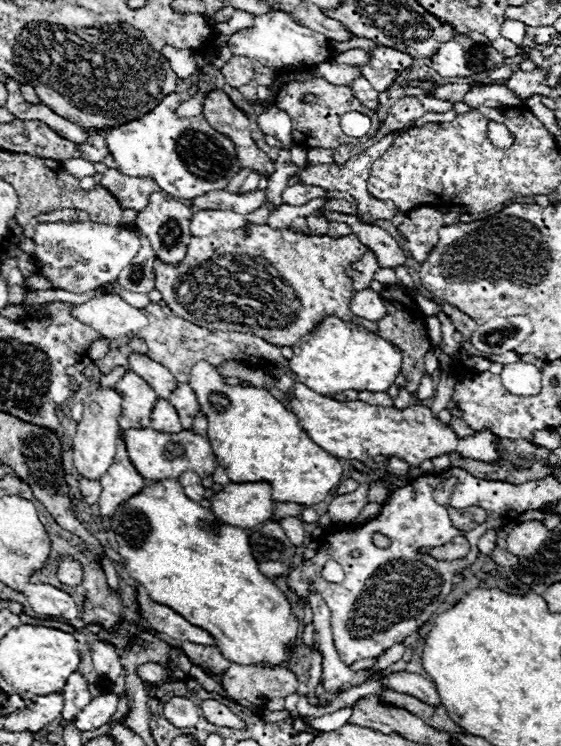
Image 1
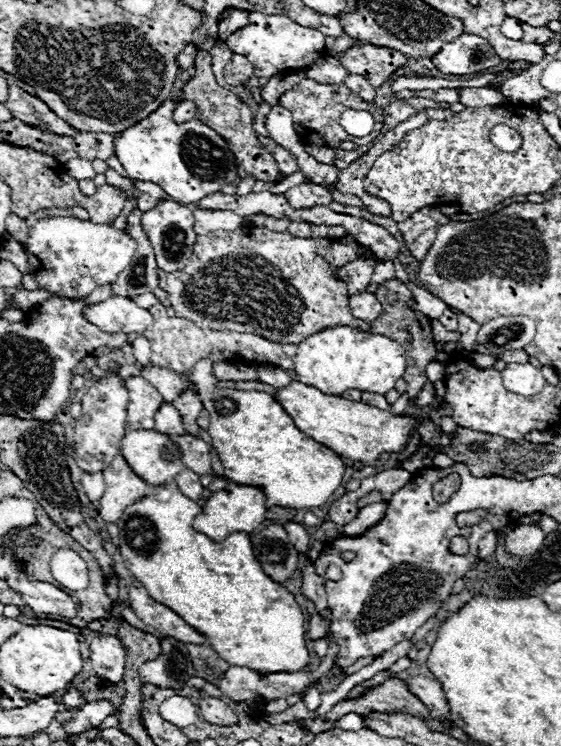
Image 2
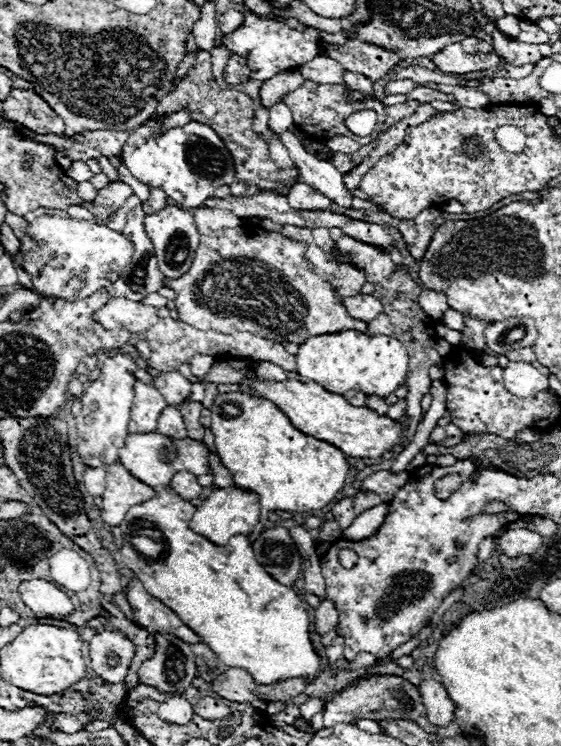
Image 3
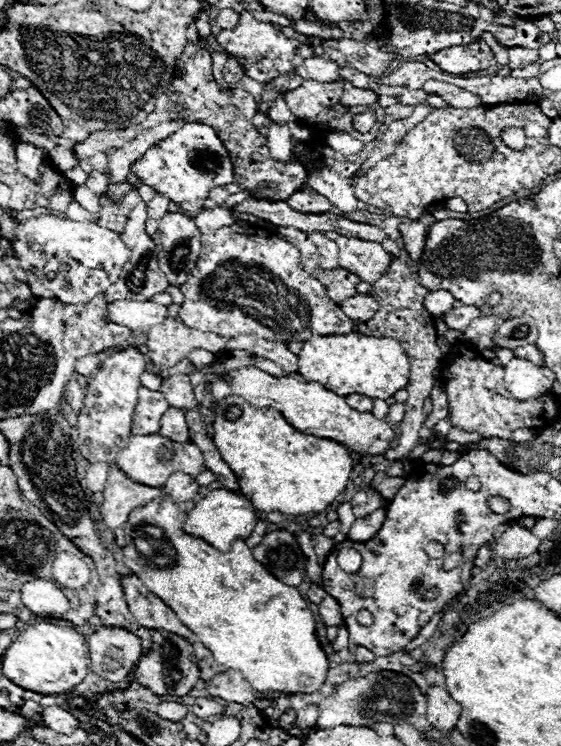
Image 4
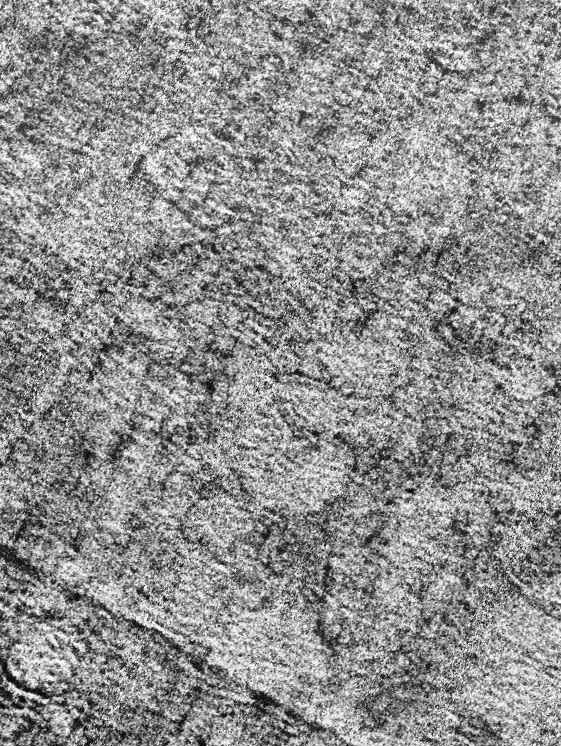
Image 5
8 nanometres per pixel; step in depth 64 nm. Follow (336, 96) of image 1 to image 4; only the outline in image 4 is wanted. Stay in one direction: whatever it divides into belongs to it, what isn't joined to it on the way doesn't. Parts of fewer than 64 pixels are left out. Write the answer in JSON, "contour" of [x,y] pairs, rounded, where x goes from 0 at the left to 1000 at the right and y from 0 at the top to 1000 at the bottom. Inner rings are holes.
{"contour":[[[542,107],[531,118],[510,123],[506,134],[513,139],[513,145],[520,147],[520,153],[538,161],[538,164],[560,164],[560,166],[570,166],[578,172],[588,172],[588,174],[613,174],[620,180],[627,180],[631,185],[645,188],[645,190],[660,190],[670,185],[670,180],[677,177],[674,172],[684,166],[684,147],[674,142],[674,139],[663,139],[663,142],[631,142],[631,145],[620,145],[620,142],[610,142],[606,139],[606,131],[610,131],[610,113],[606,110],[563,110],[563,107]],[[652,147],[667,147],[670,155],[674,155],[674,164],[670,164],[670,172],[660,174],[656,180],[638,180],[627,174],[627,155],[631,153],[645,153]]]}

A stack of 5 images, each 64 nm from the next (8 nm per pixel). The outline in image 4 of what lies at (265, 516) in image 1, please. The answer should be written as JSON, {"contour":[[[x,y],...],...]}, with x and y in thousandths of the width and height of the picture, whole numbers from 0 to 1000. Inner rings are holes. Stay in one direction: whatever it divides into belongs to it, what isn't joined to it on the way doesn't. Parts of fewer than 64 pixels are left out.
{"contour":[[[385,654],[385,657],[374,657],[339,686],[335,686],[335,694],[328,700],[328,710],[346,716],[346,718],[357,718],[364,721],[367,727],[374,727],[381,735],[392,735],[392,737],[406,737],[410,735],[410,727],[417,721],[442,721],[453,710],[460,700],[460,692],[456,692],[456,684],[449,678],[449,673],[431,665],[431,662],[421,662],[414,657],[403,657],[403,654]]]}

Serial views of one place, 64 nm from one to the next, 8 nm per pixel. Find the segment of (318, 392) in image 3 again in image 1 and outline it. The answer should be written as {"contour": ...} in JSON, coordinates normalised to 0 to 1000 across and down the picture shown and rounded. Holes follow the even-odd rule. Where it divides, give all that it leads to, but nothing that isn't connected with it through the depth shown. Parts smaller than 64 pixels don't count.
{"contour":[[[528,512],[524,515],[524,534],[517,536],[520,552],[531,558],[538,574],[549,579],[549,584],[581,606],[617,614],[617,617],[642,617],[642,619],[660,619],[670,611],[706,611],[724,617],[731,625],[731,633],[724,637],[727,645],[734,645],[749,635],[749,622],[756,617],[816,606],[824,611],[845,614],[845,617],[863,617],[870,622],[884,622],[891,617],[891,606],[884,601],[888,584],[856,576],[841,584],[816,587],[806,571],[795,571],[781,558],[770,555],[766,547],[752,542],[738,542],[727,547],[681,547],[681,544],[660,544],[652,539],[599,539],[592,534],[570,531],[549,517]]]}

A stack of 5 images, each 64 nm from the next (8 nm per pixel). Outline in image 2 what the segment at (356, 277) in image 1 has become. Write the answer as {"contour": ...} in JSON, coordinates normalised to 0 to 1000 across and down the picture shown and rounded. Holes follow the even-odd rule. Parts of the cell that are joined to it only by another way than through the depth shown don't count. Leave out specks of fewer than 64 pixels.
{"contour":[[[638,346],[624,354],[617,354],[613,359],[602,362],[606,375],[613,375],[620,381],[620,391],[652,391],[652,383],[660,381],[663,365],[667,365],[670,351],[667,349],[652,349],[652,346]]]}

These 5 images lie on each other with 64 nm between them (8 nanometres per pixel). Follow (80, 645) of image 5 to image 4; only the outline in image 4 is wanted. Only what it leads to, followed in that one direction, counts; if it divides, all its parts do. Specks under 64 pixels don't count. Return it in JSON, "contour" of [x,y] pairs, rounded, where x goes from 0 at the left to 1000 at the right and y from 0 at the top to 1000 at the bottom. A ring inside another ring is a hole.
{"contour":[[[64,834],[50,839],[7,874],[4,901],[29,920],[71,928],[71,930],[107,930],[121,928],[143,917],[157,903],[157,863],[132,842],[96,839],[86,834]]]}

